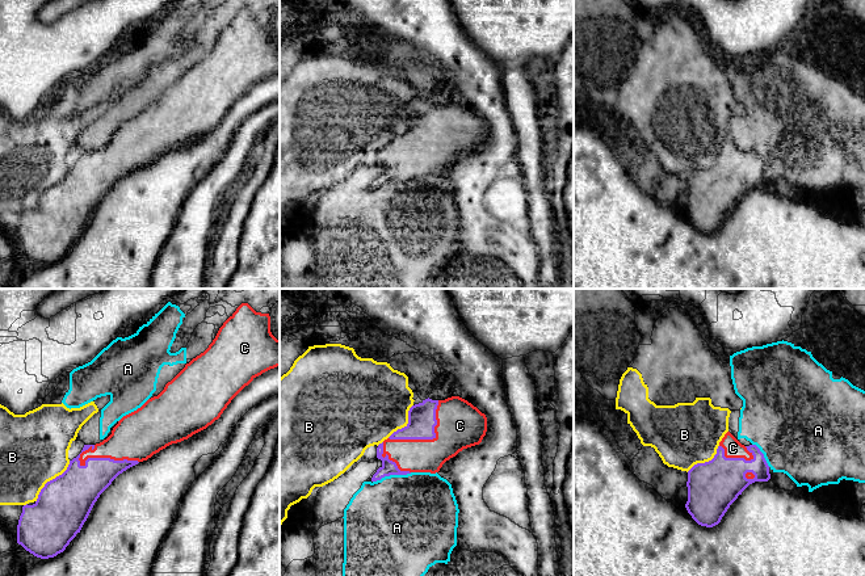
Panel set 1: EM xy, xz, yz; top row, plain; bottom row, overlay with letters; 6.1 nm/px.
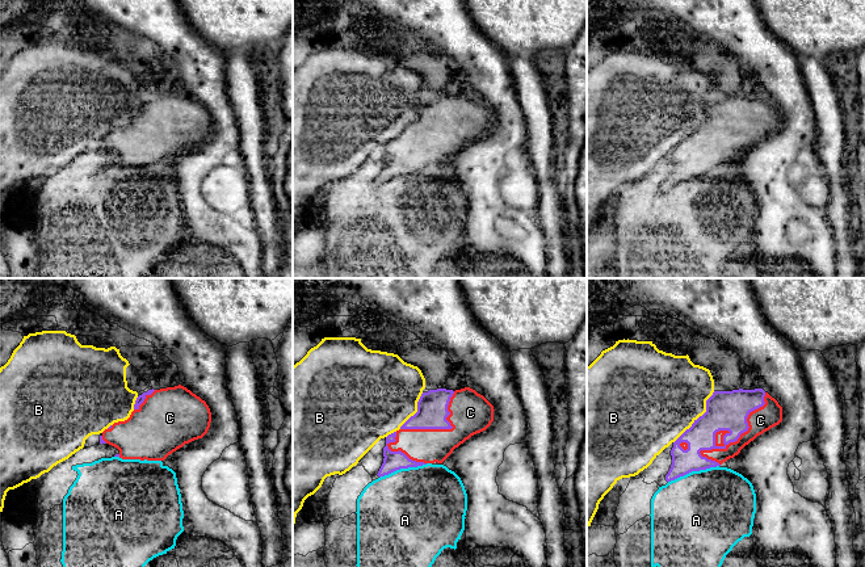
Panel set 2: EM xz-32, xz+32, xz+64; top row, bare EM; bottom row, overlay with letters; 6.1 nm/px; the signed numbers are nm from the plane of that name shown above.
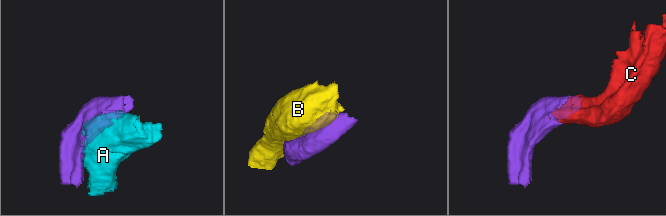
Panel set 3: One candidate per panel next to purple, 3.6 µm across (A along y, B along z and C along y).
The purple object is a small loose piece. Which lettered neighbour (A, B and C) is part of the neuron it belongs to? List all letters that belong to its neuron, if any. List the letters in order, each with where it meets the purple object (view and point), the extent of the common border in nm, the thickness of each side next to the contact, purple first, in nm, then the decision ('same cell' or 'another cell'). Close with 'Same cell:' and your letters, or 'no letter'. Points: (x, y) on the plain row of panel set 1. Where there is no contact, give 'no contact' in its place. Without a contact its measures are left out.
A: xz (391, 180) | 240 nm | 90/480 nm | another cell
B: xy (50, 186) | 340 nm | 320/420 nm | another cell
C: xy (106, 164) | 380 nm | 260/300 nm | same cell
Same cell: C

